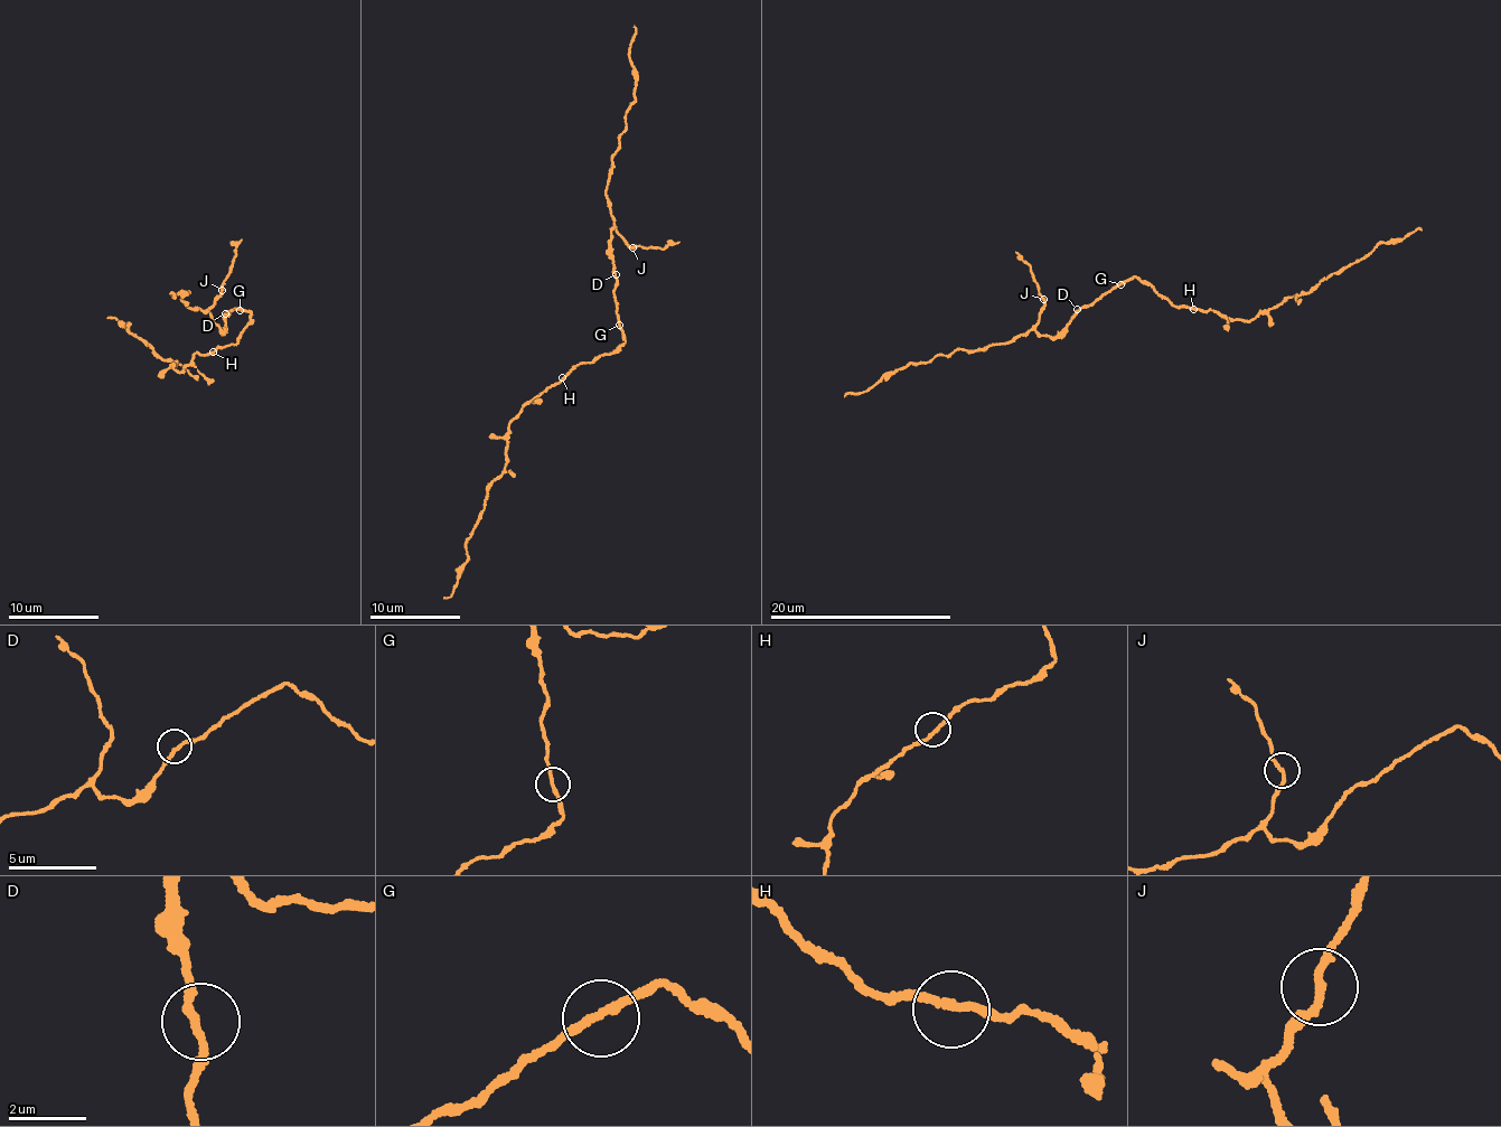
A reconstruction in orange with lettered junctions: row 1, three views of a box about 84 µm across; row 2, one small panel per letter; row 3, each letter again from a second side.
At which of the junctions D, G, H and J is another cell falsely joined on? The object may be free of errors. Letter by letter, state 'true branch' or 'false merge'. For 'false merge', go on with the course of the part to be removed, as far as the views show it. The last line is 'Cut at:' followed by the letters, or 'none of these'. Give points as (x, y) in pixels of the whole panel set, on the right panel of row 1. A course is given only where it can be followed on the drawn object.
D: true branch
G: true branch
H: true branch
J: true branch
Cut at: none of these

